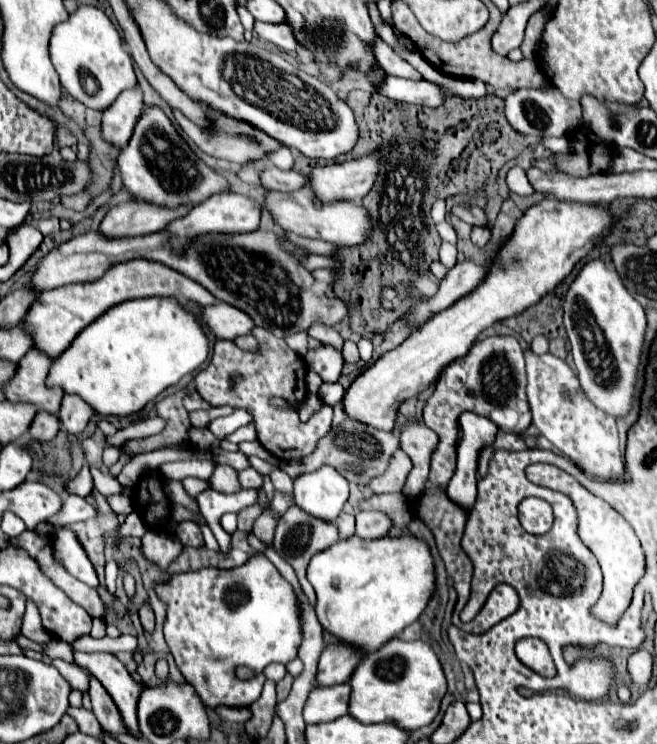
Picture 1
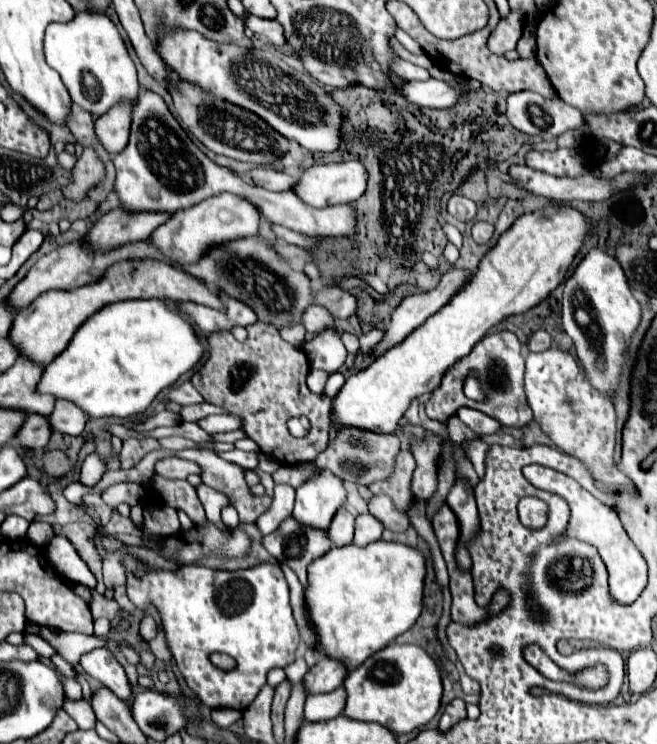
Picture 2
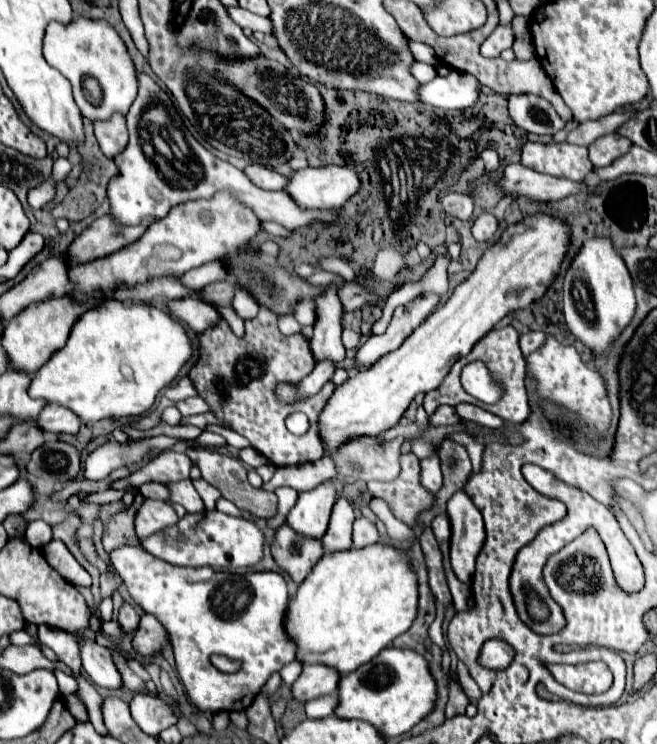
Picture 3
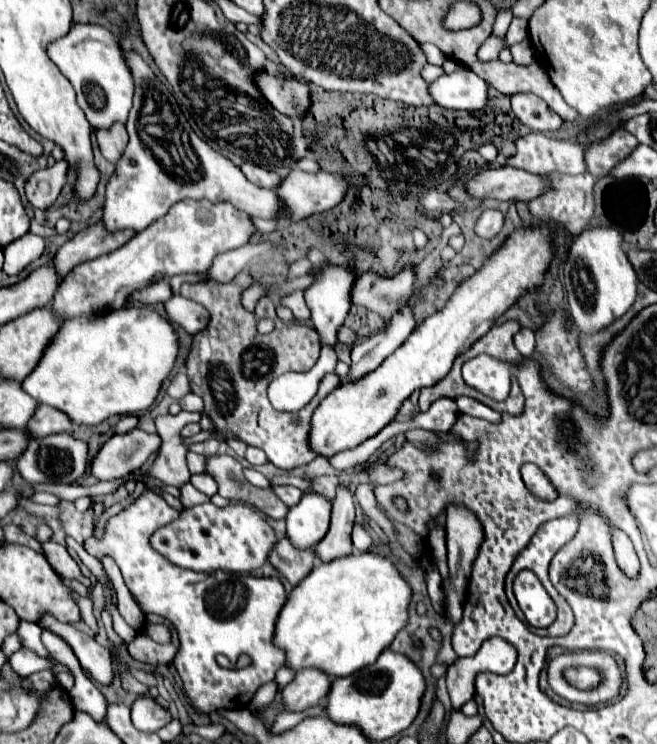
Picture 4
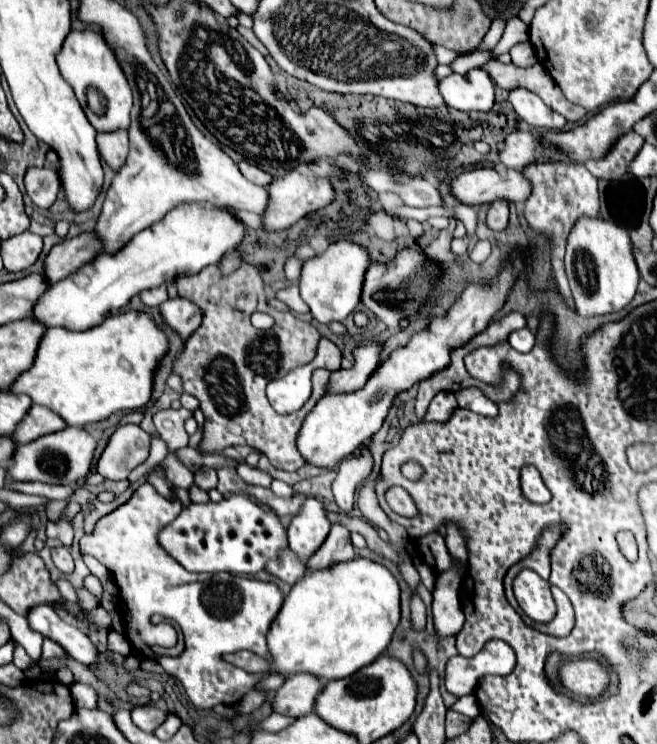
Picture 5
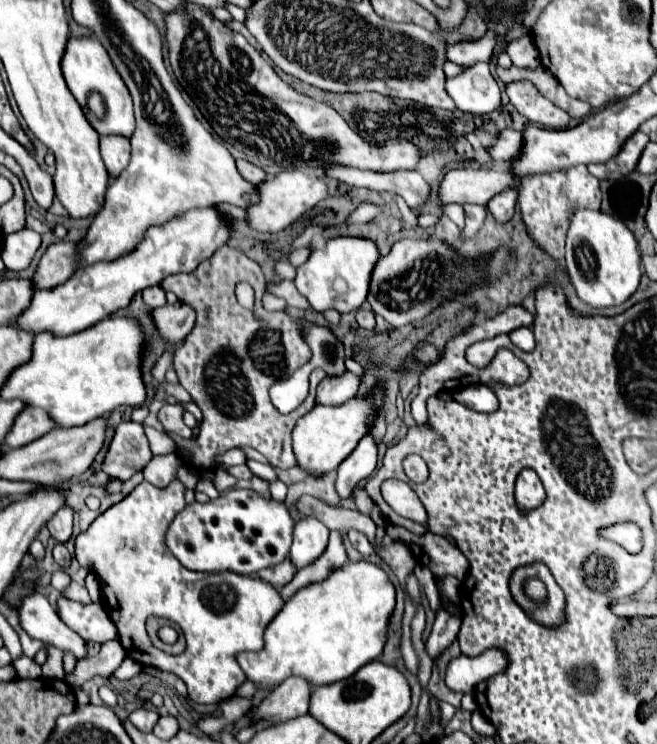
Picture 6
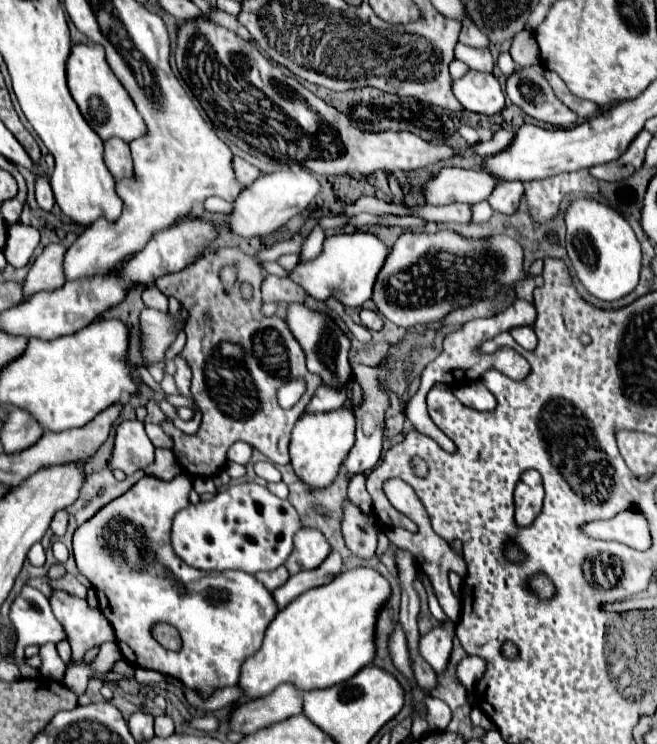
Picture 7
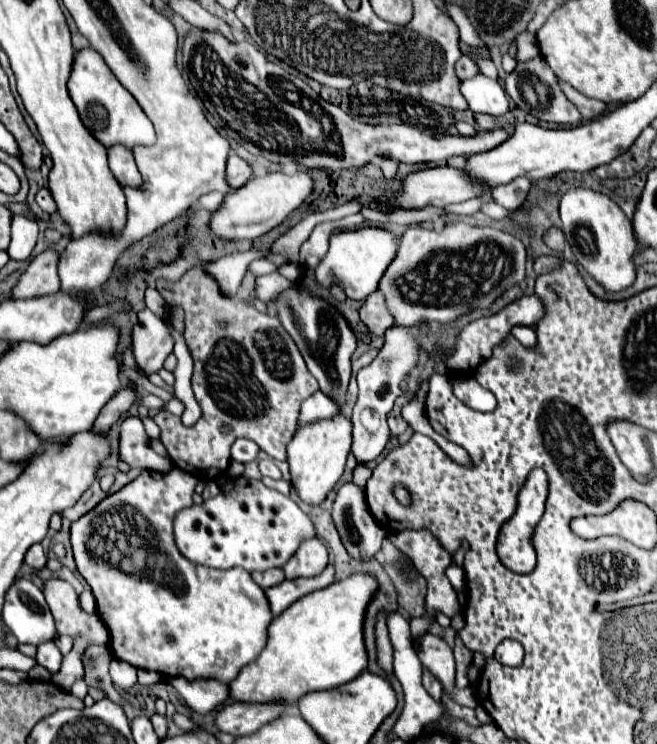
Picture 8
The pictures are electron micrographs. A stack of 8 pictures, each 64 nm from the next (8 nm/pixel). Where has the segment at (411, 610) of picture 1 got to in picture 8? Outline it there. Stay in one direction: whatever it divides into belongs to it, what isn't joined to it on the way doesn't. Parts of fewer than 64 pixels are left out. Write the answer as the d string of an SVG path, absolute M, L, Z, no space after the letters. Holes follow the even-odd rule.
M352 574L320 592L312 592L268 626L268 640L260 656L244 666L228 684L230 698L250 704L280 702L292 706L300 696L314 690L328 690L360 676L366 670L366 650L362 640L362 620L378 582L370 574Z

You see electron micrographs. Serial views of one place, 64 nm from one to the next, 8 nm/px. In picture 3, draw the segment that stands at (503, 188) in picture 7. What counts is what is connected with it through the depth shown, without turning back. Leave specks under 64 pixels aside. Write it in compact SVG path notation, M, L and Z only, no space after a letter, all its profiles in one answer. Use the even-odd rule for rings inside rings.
M482 212L476 220L474 220L474 226L472 226L472 234L478 242L488 242L494 238L498 230L498 220L494 214L490 212Z

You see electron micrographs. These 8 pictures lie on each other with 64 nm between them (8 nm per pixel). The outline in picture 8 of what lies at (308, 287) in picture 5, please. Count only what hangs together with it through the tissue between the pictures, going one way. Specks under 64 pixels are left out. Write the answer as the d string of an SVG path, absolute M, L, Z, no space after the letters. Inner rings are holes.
M378 226L332 234L330 250L324 256L324 260L314 268L314 276L322 286L340 284L348 298L364 300L368 294L372 294L378 288L380 276L384 276L388 264L392 262L392 256L396 256L398 240L400 238L394 232Z

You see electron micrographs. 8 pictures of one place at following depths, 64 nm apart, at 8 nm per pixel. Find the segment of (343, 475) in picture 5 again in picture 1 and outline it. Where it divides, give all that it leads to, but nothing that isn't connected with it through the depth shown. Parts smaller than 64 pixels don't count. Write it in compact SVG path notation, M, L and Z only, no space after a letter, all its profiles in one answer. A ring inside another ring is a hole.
M342 512L342 514L336 518L336 528L338 528L340 540L352 538L352 536L354 536L354 516Z

